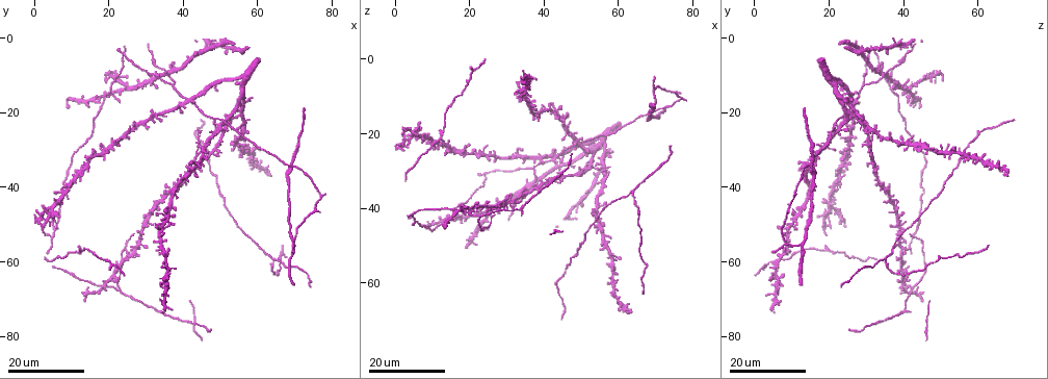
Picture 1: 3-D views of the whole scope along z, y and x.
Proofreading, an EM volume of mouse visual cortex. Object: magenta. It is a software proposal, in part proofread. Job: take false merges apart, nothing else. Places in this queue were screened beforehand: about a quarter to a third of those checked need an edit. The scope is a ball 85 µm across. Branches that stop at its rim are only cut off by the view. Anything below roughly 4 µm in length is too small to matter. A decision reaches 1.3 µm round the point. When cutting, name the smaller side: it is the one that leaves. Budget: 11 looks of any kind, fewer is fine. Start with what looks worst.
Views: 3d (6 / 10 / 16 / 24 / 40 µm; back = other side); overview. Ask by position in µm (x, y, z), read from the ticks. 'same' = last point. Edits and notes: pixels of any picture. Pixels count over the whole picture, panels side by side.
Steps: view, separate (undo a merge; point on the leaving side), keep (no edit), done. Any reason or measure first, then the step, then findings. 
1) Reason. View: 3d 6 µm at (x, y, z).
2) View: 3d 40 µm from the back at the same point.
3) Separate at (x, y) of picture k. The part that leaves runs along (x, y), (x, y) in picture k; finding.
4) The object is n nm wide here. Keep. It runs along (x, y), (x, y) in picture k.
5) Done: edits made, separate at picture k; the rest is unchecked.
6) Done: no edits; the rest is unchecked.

Arms part here. View: 3d 16 µm at (23.5, 67.5, 41.5).

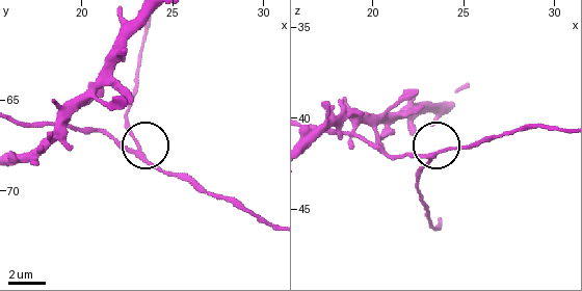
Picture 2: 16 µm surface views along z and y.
Closer look. View: 3d 6 µm at (23.1, 67.8, 42.2).

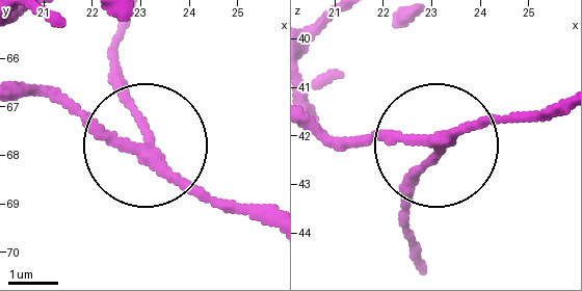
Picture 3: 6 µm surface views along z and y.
The side arm is 21 µm long. Keep. It runs along (309, 118), (429, 142), (400, 217) in picture 3; all the same neuron.

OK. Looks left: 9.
Three arms meet. View: 3d 16 µm at (64.5, 59.0, 35.0).

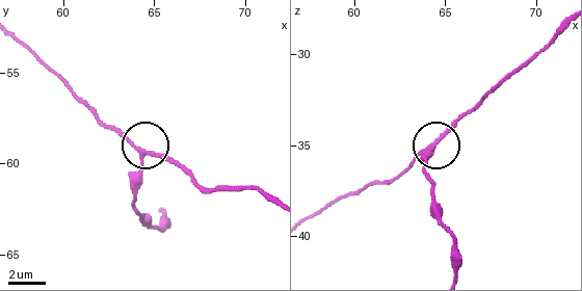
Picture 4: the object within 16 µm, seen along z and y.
View: 3d 10 µm at (64.4, 59.6, 35.0).

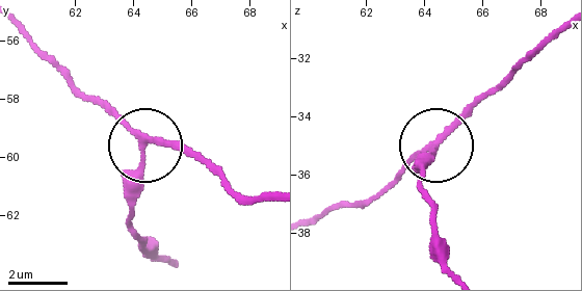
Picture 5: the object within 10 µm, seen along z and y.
3 arms meet here. Keep. It runs along (313, 221), (372, 200), (409, 162), (440, 148), (481, 98) in picture 5; continuous, no second neuron.

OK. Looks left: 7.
View: 3d 24 µm at (13.0, 57.0, 19.5).

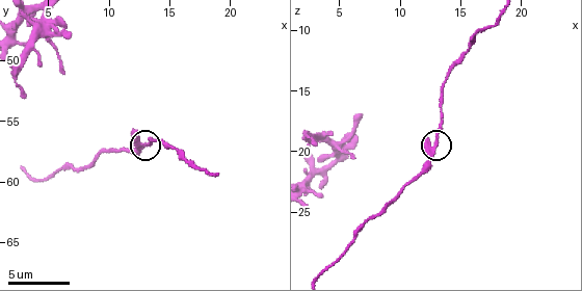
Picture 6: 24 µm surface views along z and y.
Closer look. View: 3d 6 µm at the same point.

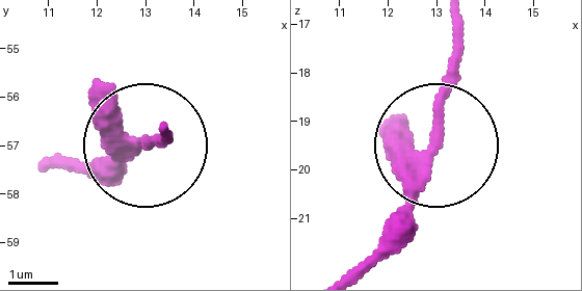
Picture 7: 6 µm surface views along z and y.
Keep. Continuous, no second neuron.

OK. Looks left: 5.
Looks like a crossing. View: 3d 24 µm at (19.0, 66.5, 40.0).

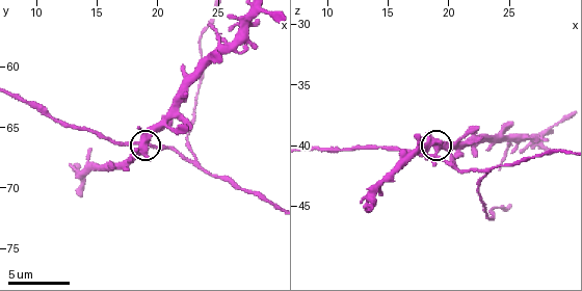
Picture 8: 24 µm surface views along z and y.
View: 3d 10 µm at (18.8, 66.0, 40.2).

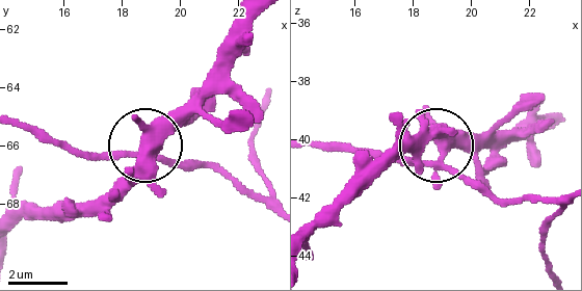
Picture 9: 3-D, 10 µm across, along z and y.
The side arm is 10 µm long. Separate at (185, 167) of picture 9. The part that leaves runs along (438, 167), (314, 144) in picture 9; a second neuron is stuck on.

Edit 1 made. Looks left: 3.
Three arms meet. View: 3d 24 µm at (5.0, 46.0, 20.5).

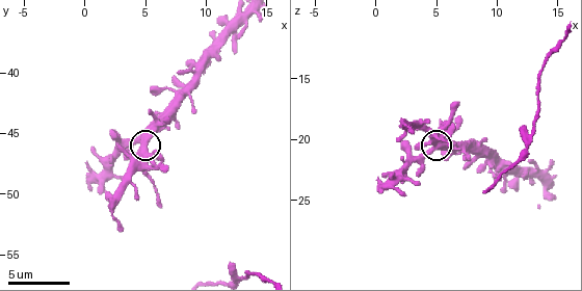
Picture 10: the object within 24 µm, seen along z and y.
View: 3d 10 µm at (4.6, 45.6, 20.8).

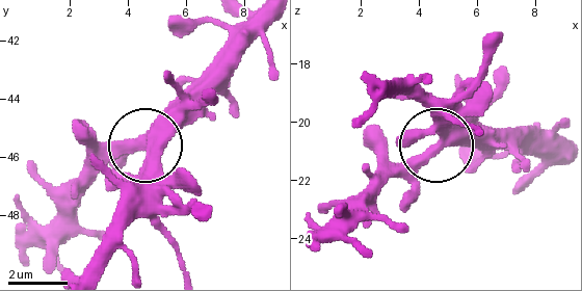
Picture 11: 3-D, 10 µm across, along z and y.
Keep. It runs along (272, 18), (153, 136), (115, 147), (73, 179) in picture 11; all the same neuron.

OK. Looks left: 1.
Done: edits made, separate at picture 9; the rest is unchecked.

